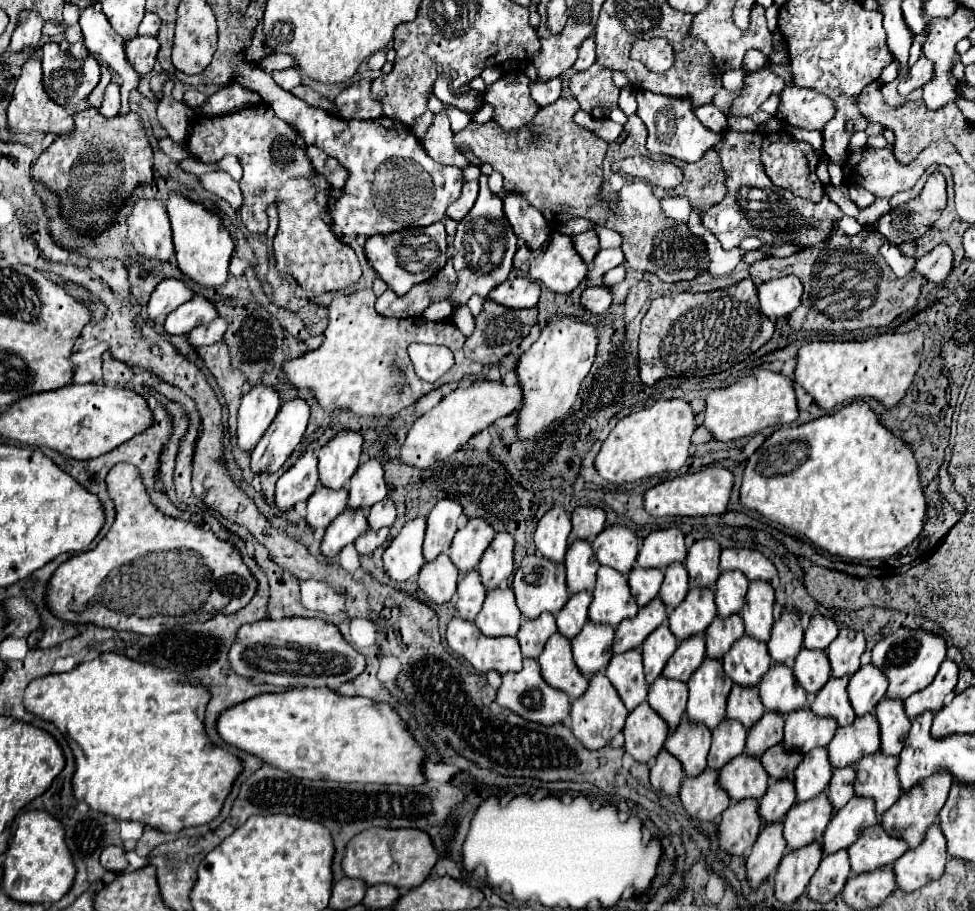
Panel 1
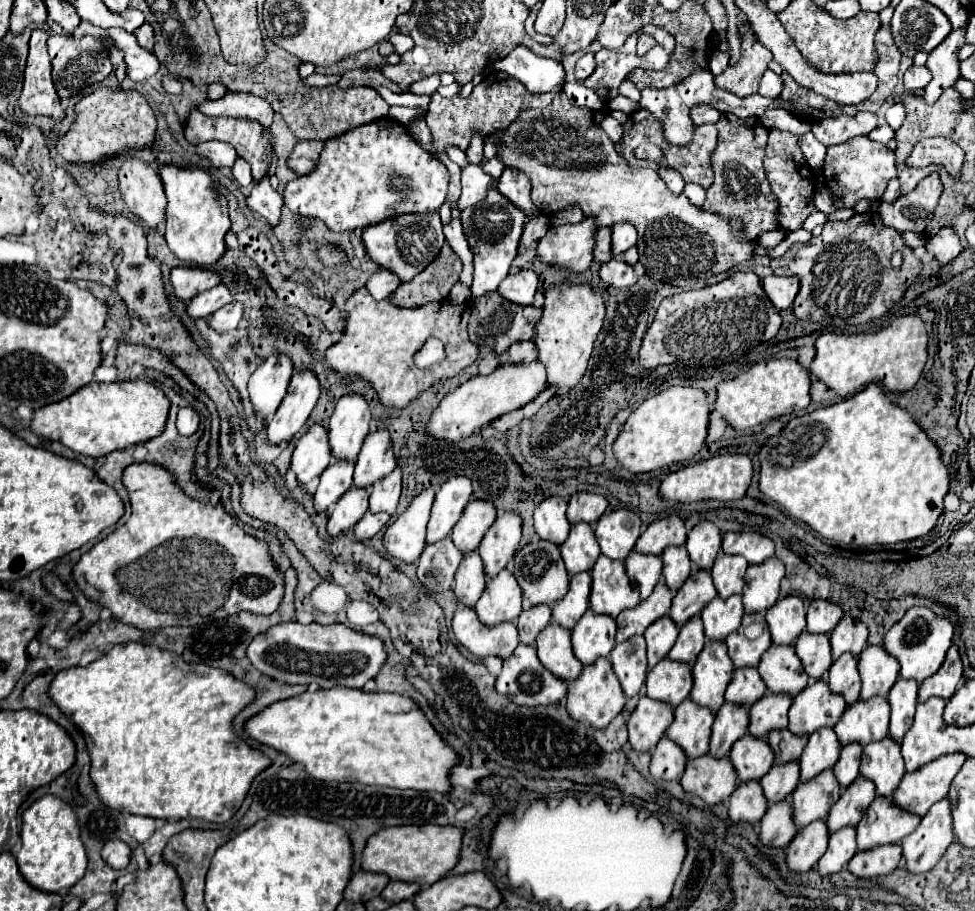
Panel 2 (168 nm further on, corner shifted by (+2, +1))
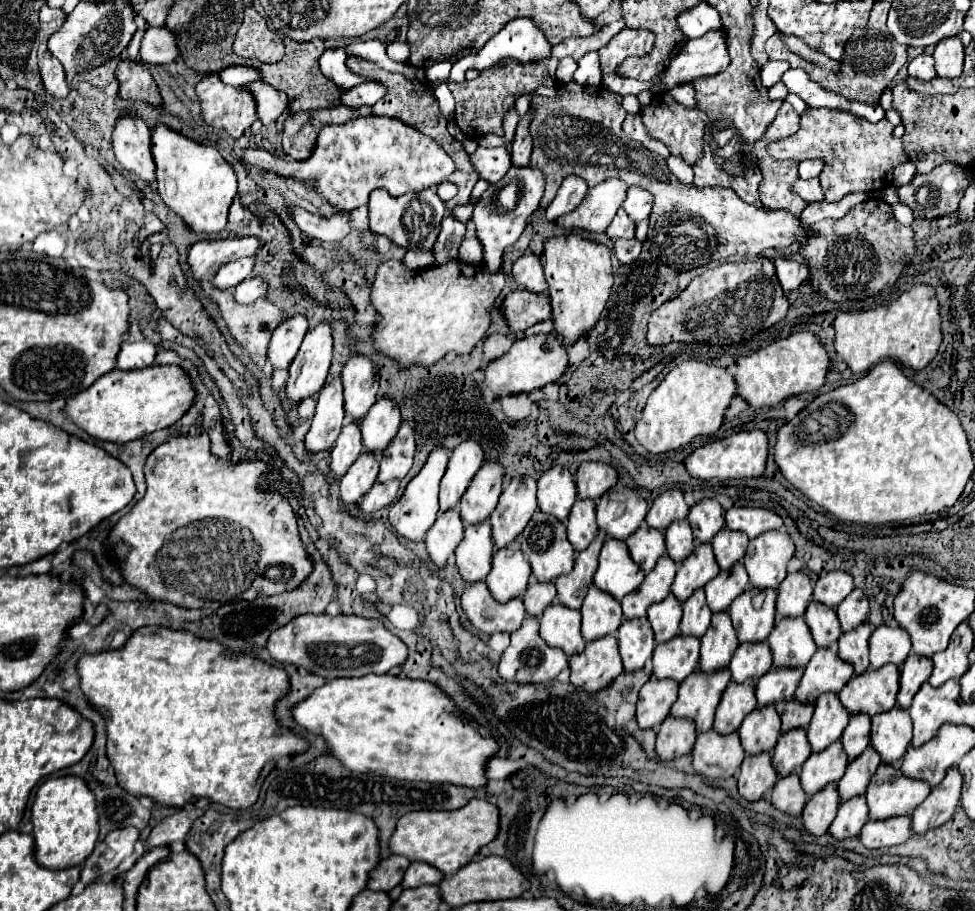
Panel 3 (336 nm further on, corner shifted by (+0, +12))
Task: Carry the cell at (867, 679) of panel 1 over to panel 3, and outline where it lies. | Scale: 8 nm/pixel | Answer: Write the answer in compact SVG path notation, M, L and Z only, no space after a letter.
M879 626L869 638L869 662L871 670L879 670L885 664L901 666L911 652L911 640L899 626Z

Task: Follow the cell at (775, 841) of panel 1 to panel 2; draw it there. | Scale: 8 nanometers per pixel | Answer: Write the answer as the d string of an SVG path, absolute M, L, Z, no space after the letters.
M781 801L781 805L773 805L767 809L761 819L761 843L773 847L787 847L795 837L797 825L793 821L793 807L789 801Z

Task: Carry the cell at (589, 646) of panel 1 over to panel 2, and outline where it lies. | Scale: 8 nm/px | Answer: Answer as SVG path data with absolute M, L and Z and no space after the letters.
M587 609L583 613L583 617L579 619L579 623L573 629L573 651L577 655L577 659L583 665L593 663L597 657L607 657L611 653L611 649L615 647L615 619L609 615L599 615L593 613L591 609Z

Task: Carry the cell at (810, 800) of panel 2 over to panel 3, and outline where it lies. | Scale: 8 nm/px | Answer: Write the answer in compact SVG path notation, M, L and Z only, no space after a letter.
M841 742L831 744L831 748L823 750L823 754L811 754L801 768L801 788L807 798L823 790L827 784L839 782L847 768L847 756L843 754Z

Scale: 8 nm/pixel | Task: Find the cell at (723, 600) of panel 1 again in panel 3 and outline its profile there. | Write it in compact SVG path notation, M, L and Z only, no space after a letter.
M725 528L713 538L711 544L713 544L719 568L731 570L737 562L741 562L745 558L749 538L745 534L739 534L739 532L733 532L733 530Z

